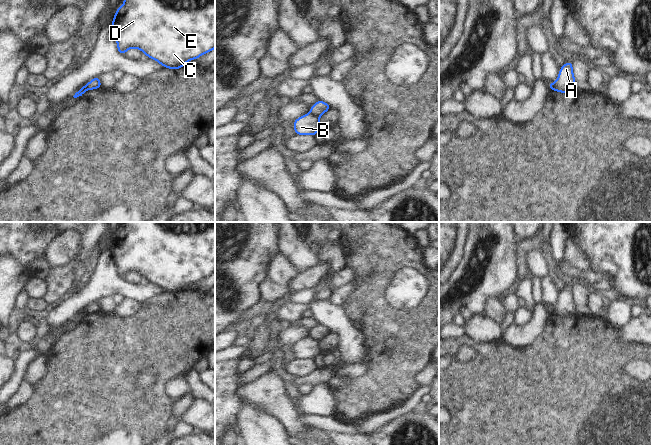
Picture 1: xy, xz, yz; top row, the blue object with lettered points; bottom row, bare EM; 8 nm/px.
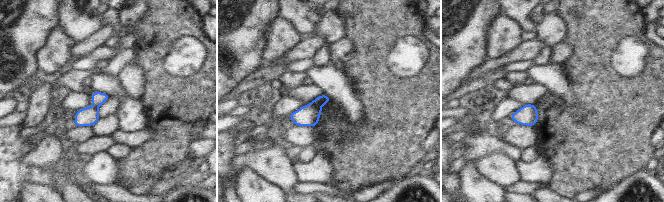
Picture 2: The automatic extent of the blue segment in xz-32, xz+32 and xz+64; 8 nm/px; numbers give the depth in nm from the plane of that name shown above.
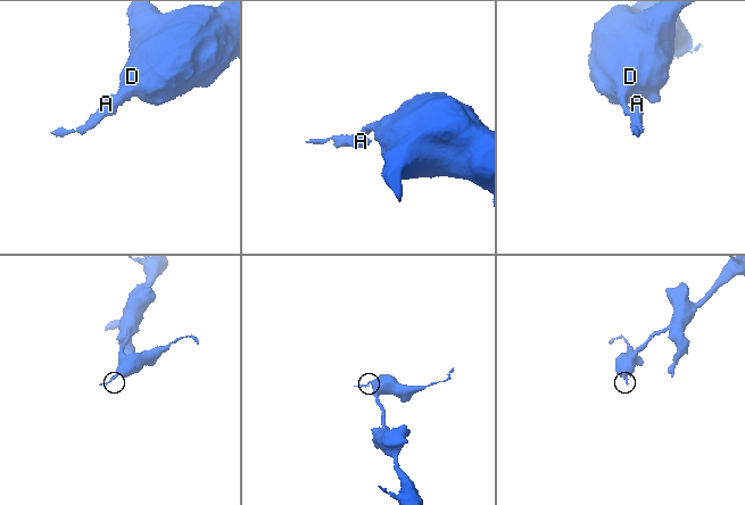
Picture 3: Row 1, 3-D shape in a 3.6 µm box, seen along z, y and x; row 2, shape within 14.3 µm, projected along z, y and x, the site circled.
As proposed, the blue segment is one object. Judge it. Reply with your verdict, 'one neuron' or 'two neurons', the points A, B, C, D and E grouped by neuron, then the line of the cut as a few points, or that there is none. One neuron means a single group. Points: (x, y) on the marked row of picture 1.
two neurons | A B / C D E | xz (310, 111), (319, 117)

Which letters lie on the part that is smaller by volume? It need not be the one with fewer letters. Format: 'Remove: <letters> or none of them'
Remove: A, B

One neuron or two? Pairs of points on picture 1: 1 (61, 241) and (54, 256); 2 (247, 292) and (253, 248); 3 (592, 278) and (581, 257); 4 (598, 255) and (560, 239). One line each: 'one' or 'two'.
1: one
2: one
3: two
4: two

